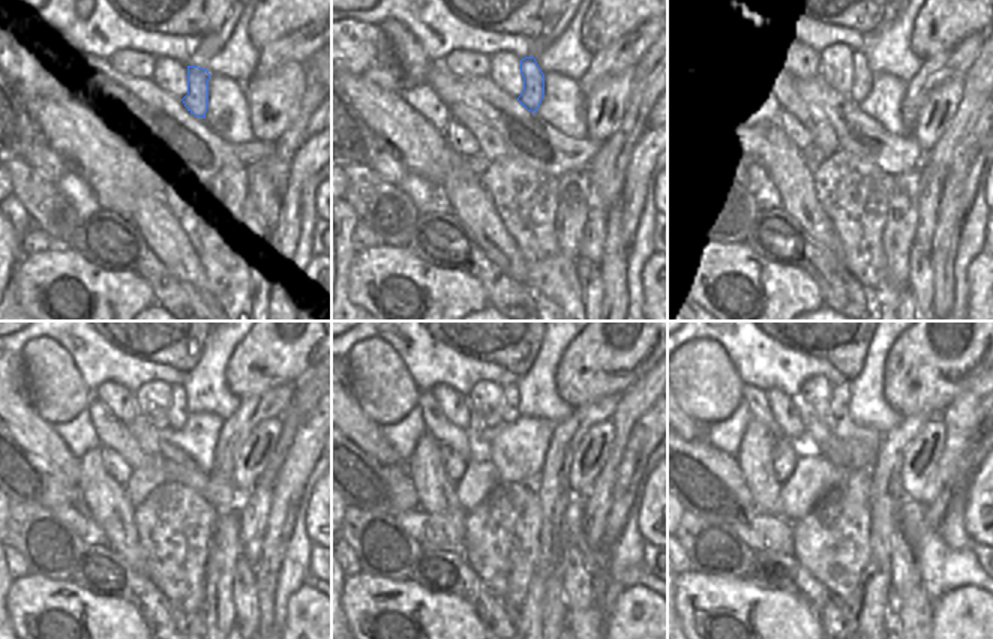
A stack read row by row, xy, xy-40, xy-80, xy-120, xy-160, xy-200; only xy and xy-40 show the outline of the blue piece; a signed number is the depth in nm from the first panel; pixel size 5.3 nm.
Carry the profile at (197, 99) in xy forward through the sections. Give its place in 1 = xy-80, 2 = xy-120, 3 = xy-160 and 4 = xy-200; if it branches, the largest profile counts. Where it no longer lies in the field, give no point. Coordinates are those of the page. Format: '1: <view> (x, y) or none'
1: xy-80 (863, 77)
2: xy-120 (177, 414)
3: xy-160 (510, 396)
4: xy-200 (840, 396)

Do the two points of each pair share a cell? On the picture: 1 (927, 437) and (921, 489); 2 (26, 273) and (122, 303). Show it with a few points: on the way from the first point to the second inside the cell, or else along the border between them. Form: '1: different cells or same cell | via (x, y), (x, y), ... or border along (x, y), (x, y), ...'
1: same cell | via (924, 450), (921, 476)
2: same cell | via (50, 285), (62, 293), (92, 293), (98, 299)

